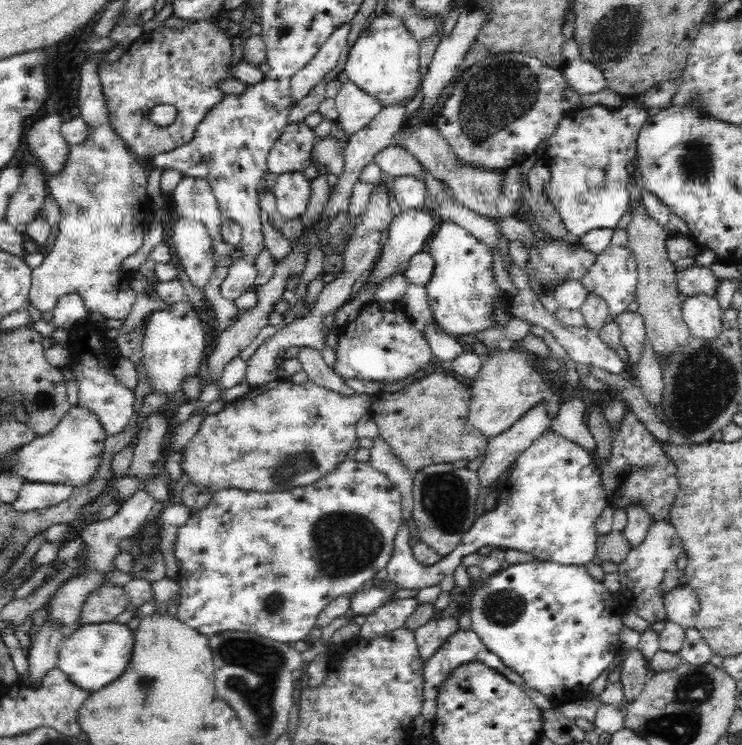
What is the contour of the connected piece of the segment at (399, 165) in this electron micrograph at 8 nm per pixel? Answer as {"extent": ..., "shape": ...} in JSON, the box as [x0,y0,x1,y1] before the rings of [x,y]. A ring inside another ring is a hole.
{"extent":[374,144,428,185],"shape":[[[392,144],[388,148],[381,150],[374,157],[374,163],[380,166],[383,174],[390,174],[394,178],[414,176],[418,181],[422,179],[424,185],[426,185],[426,173],[428,170],[423,168],[411,152],[408,152],[399,144]]]}

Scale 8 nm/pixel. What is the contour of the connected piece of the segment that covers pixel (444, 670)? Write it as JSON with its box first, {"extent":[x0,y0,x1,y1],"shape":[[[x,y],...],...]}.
{"extent":[421,628,529,721],"shape":[[[460,628],[453,634],[448,642],[445,642],[425,663],[423,663],[423,705],[421,714],[427,721],[432,721],[437,714],[437,693],[440,690],[441,683],[445,681],[457,669],[457,667],[469,662],[481,662],[489,668],[497,670],[503,674],[510,682],[516,683],[522,690],[529,692],[528,686],[519,674],[516,674],[511,668],[508,668],[502,659],[498,658],[486,645],[478,638],[472,629],[464,631]]]}

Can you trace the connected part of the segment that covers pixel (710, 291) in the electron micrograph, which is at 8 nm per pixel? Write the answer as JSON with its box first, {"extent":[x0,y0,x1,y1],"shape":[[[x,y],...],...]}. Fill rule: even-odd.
{"extent":[676,265,724,298],"shape":[[[690,265],[676,272],[676,289],[682,298],[705,294],[716,298],[717,288],[724,278],[717,277],[708,266]]]}

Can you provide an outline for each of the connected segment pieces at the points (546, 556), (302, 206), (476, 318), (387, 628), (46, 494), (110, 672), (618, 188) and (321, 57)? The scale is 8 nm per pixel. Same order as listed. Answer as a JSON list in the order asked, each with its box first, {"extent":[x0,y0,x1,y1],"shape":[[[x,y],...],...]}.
[{"extent":[386,430,609,590],"shape":[[[547,430],[520,454],[515,464],[508,480],[496,488],[496,507],[480,515],[460,538],[459,545],[434,566],[426,567],[415,559],[408,543],[411,522],[402,517],[394,541],[394,552],[388,561],[386,580],[400,590],[438,586],[453,574],[464,556],[474,553],[480,546],[520,550],[532,554],[534,559],[557,562],[563,566],[585,566],[595,561],[599,537],[595,522],[609,505],[600,470],[595,466],[591,452]]]},{"extent":[275,171,310,220],"shape":[[[286,171],[277,176],[275,186],[277,211],[290,220],[299,218],[306,210],[310,196],[310,181],[302,175],[302,171]]]},{"extent":[424,220,500,336],"shape":[[[446,220],[437,224],[429,243],[428,252],[432,255],[434,270],[428,284],[425,284],[424,287],[433,318],[439,323],[439,326],[442,329],[446,328],[447,332],[452,332],[456,336],[464,336],[464,334],[472,336],[480,330],[486,330],[486,328],[493,326],[492,302],[496,296],[500,296],[500,290],[498,290],[498,284],[494,282],[494,276],[492,276],[492,251],[488,249],[488,246],[473,238],[453,220]]]},{"extent":[359,597,419,639],"shape":[[[415,597],[390,600],[367,616],[366,621],[360,627],[359,636],[377,639],[404,627],[404,623],[418,605],[419,602]]]},{"extent":[11,482,73,513],"shape":[[[23,482],[18,497],[12,502],[11,508],[18,513],[30,513],[46,510],[65,502],[73,494],[73,486]]]},{"extent":[57,621,135,693],"shape":[[[118,621],[84,624],[65,636],[57,654],[57,667],[68,675],[70,681],[90,693],[104,688],[120,678],[130,664],[135,631]]]},{"extent":[542,98,650,237],"shape":[[[623,98],[623,103],[618,108],[597,105],[591,108],[574,109],[560,121],[554,134],[547,140],[548,146],[542,156],[542,161],[551,172],[547,199],[560,214],[568,232],[574,236],[582,237],[592,230],[614,231],[620,218],[628,212],[630,200],[626,189],[629,182],[626,166],[628,163],[632,164],[637,156],[637,138],[650,110],[640,105],[641,102],[638,99]]]},{"extent":[292,23,350,104],"shape":[[[350,23],[340,26],[328,37],[315,57],[292,76],[292,101],[294,104],[302,98],[307,100],[314,97],[314,88],[326,78],[326,74],[330,74],[338,66],[340,54],[346,48],[350,32]]]}]

